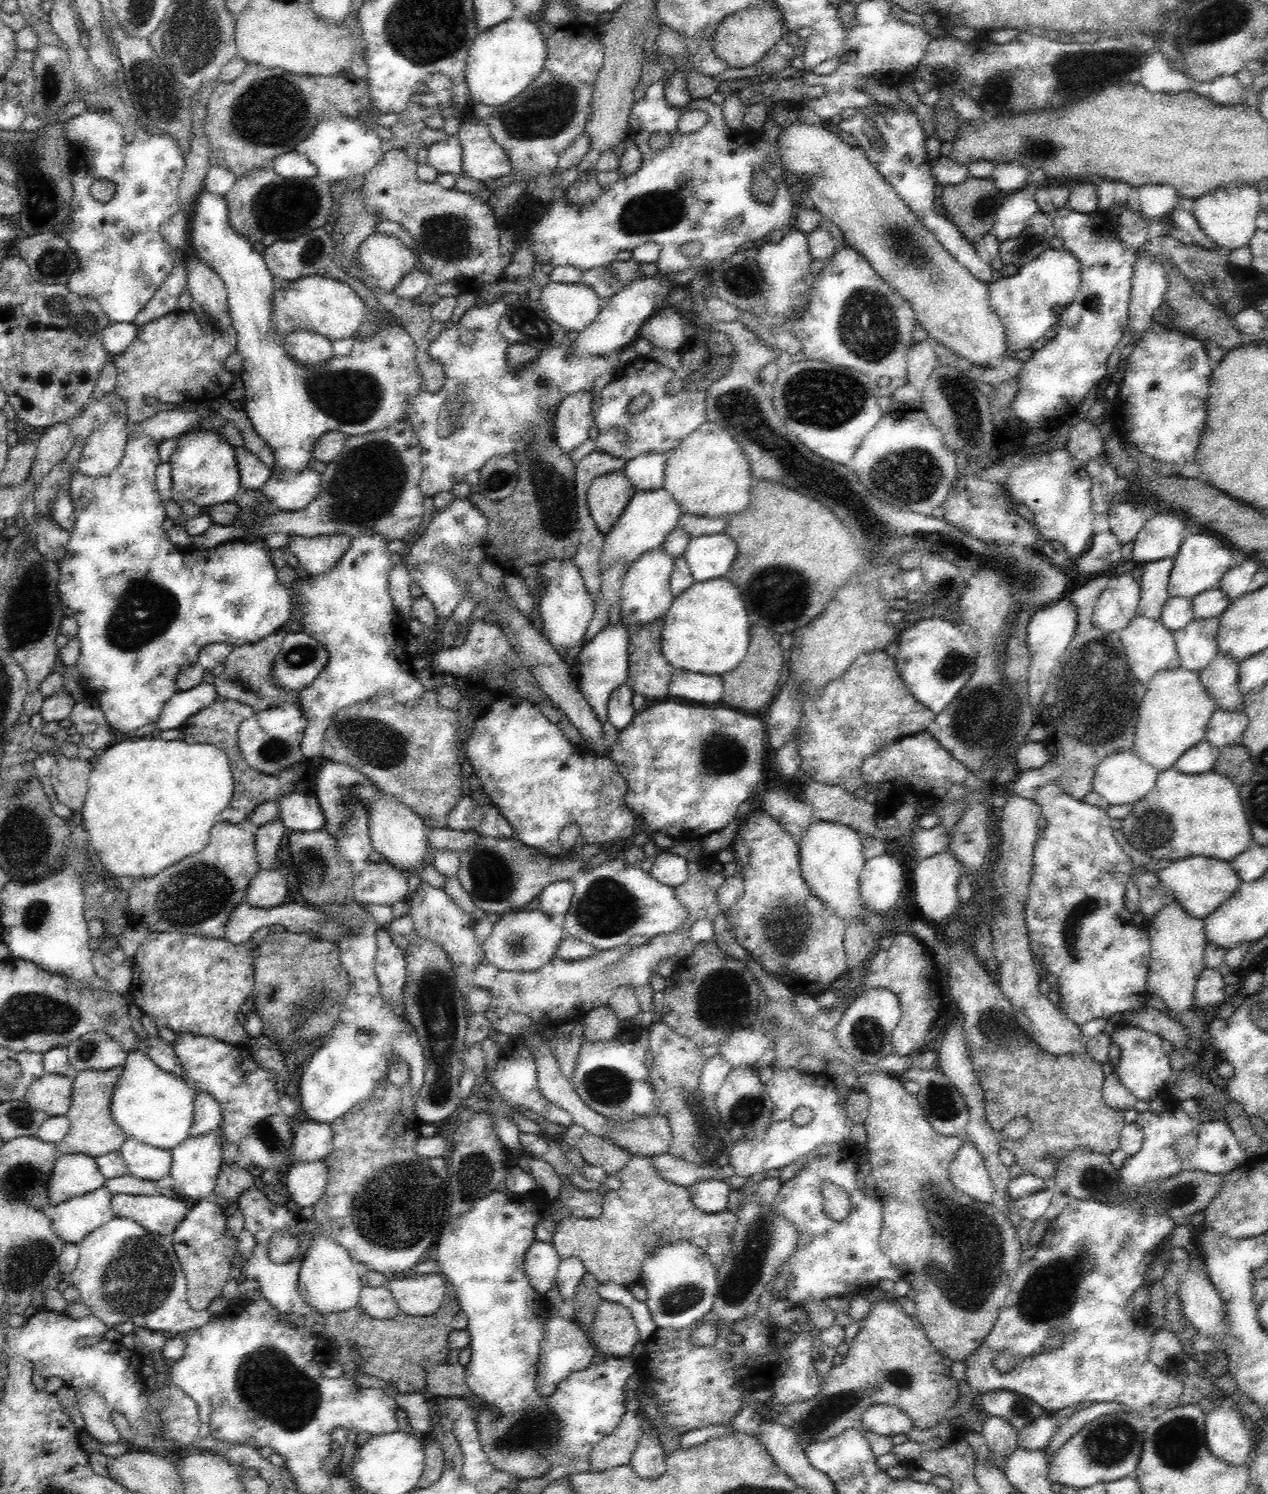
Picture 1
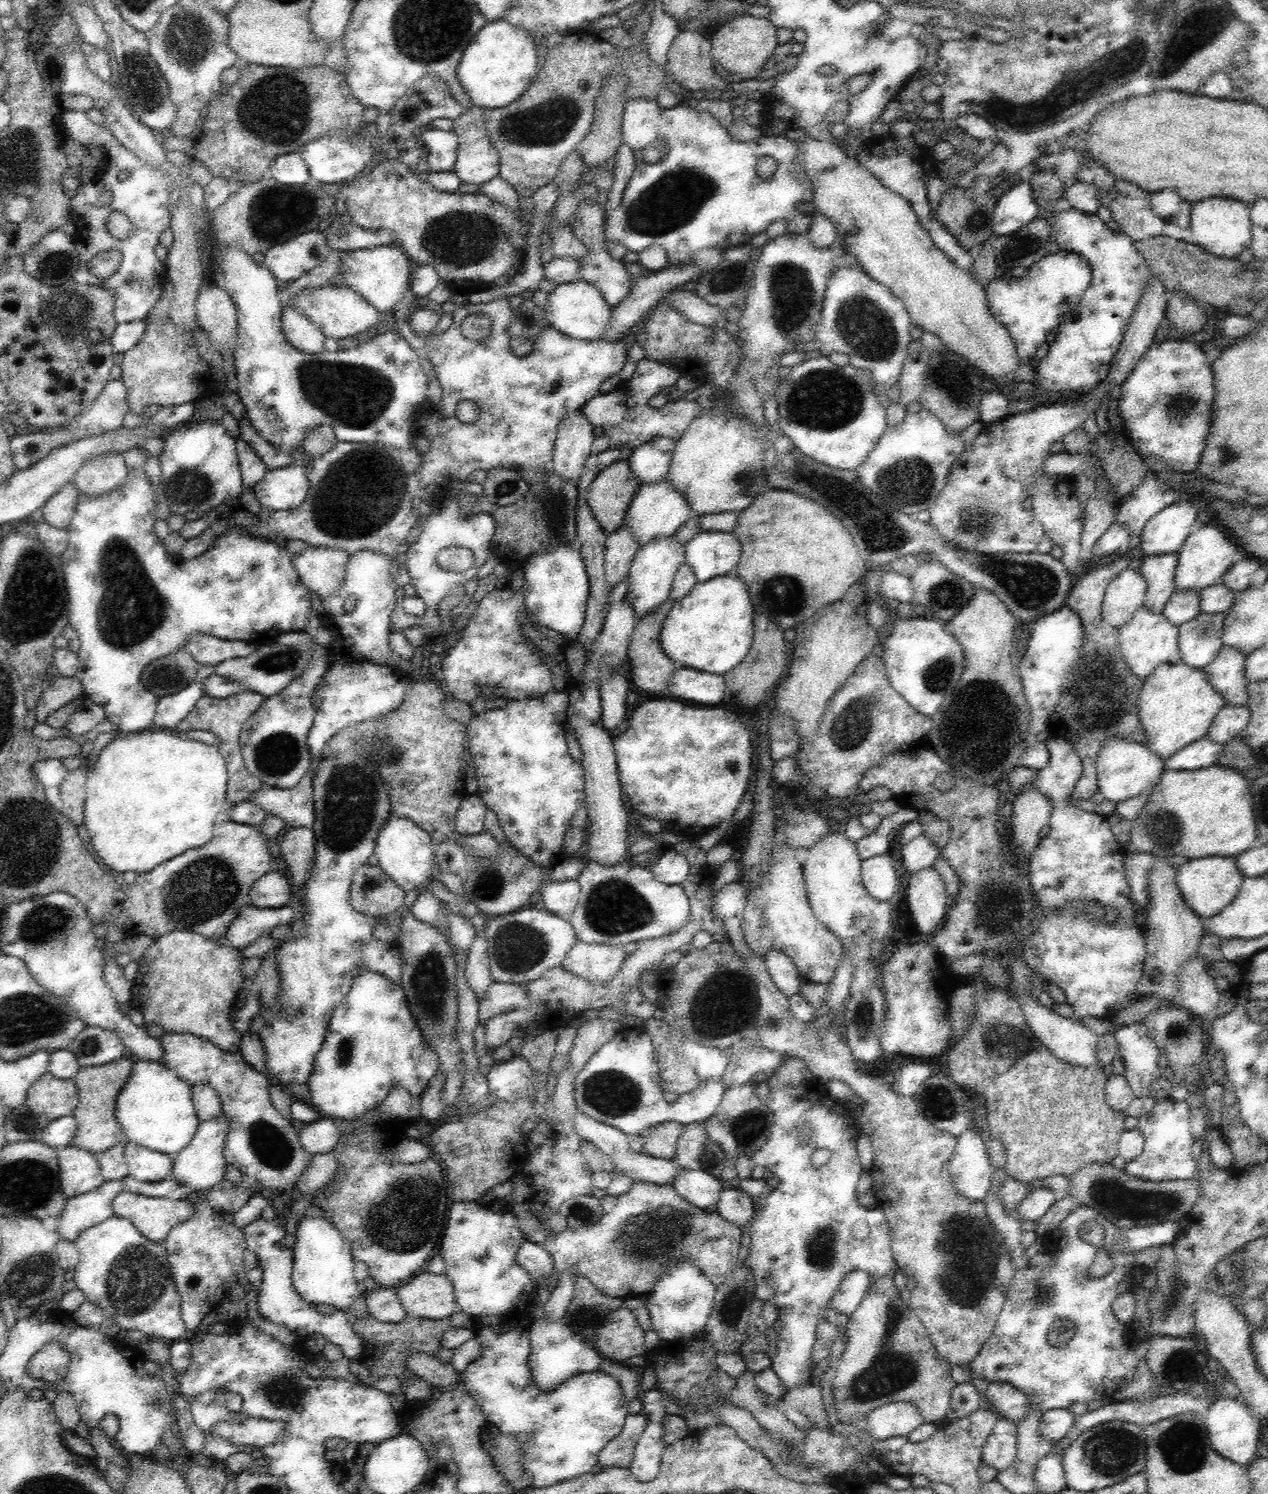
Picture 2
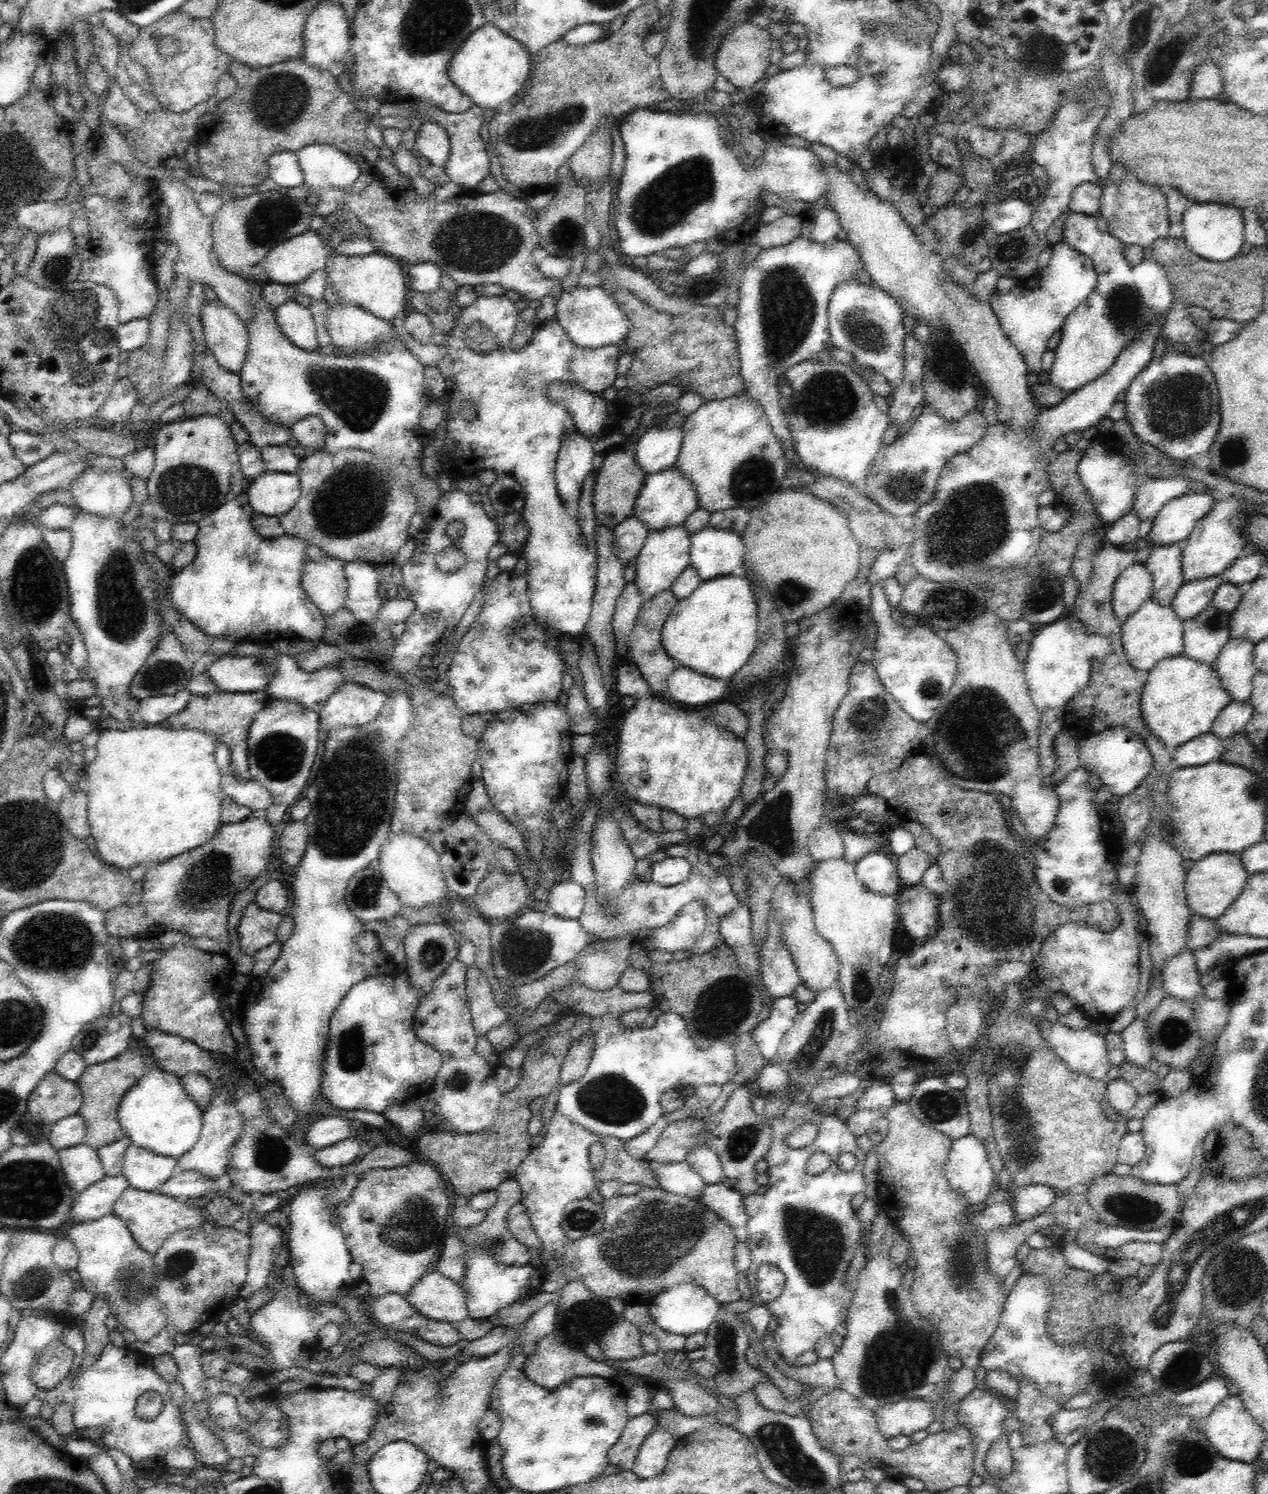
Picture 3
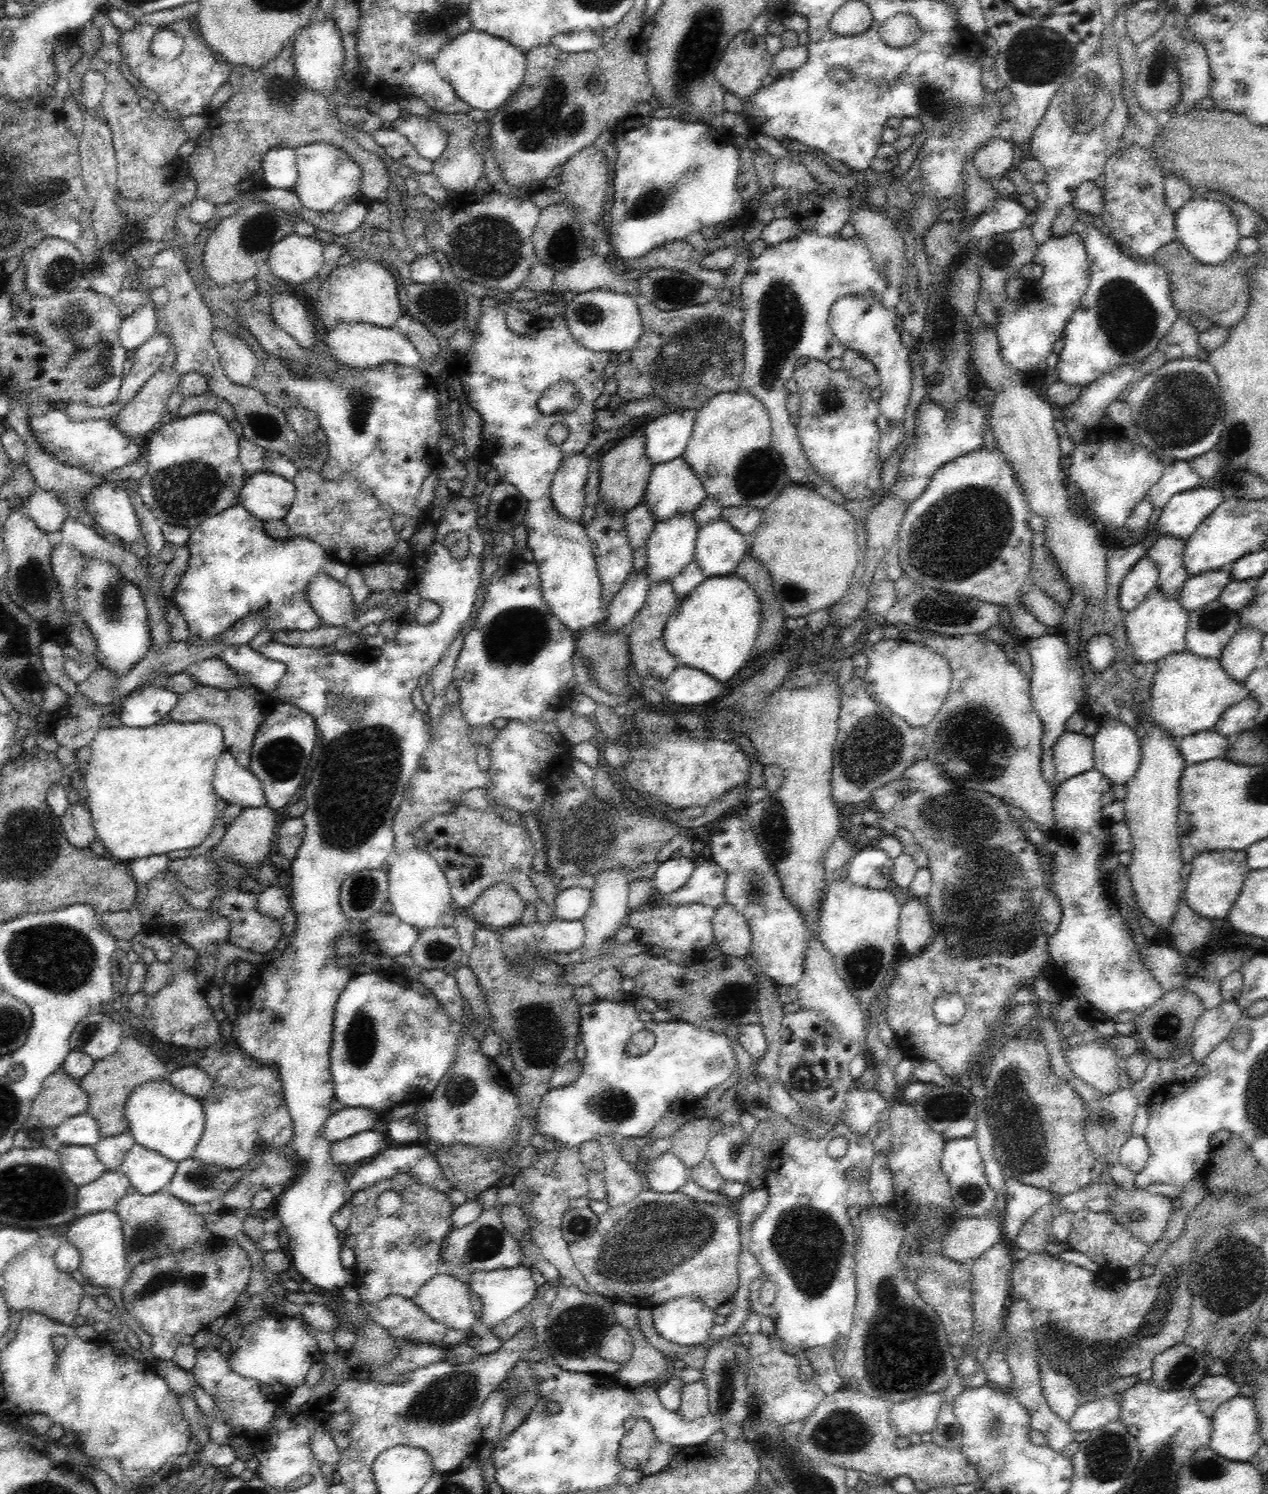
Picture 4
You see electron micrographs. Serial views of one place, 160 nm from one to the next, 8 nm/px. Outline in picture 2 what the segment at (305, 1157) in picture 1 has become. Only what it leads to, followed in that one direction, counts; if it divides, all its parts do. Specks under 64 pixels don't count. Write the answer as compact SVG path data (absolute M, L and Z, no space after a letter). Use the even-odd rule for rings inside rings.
M324 1118L306 1123L299 1133L299 1142L311 1155L332 1151L342 1136L337 1125L336 1122Z

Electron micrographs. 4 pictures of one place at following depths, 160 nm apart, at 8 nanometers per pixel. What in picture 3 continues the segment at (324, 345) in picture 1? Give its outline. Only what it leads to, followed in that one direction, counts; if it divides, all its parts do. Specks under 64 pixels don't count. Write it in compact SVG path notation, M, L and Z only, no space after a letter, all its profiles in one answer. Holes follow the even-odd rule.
M290 300L278 306L276 323L284 336L297 347L309 351L317 348L317 324L305 301Z

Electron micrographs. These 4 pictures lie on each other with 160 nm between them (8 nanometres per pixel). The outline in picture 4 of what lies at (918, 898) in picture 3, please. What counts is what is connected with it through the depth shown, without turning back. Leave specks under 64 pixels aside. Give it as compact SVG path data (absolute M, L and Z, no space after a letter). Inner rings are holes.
M925 901L902 902L899 914L899 944L905 952L919 954L927 945L932 930L931 912Z

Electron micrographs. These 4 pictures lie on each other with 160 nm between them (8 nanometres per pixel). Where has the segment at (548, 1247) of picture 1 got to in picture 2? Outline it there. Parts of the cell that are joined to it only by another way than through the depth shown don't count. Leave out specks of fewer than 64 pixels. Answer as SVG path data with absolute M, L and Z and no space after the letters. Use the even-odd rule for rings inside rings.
M524 1241L516 1253L518 1266L530 1274L534 1282L555 1271L553 1256L540 1244Z

